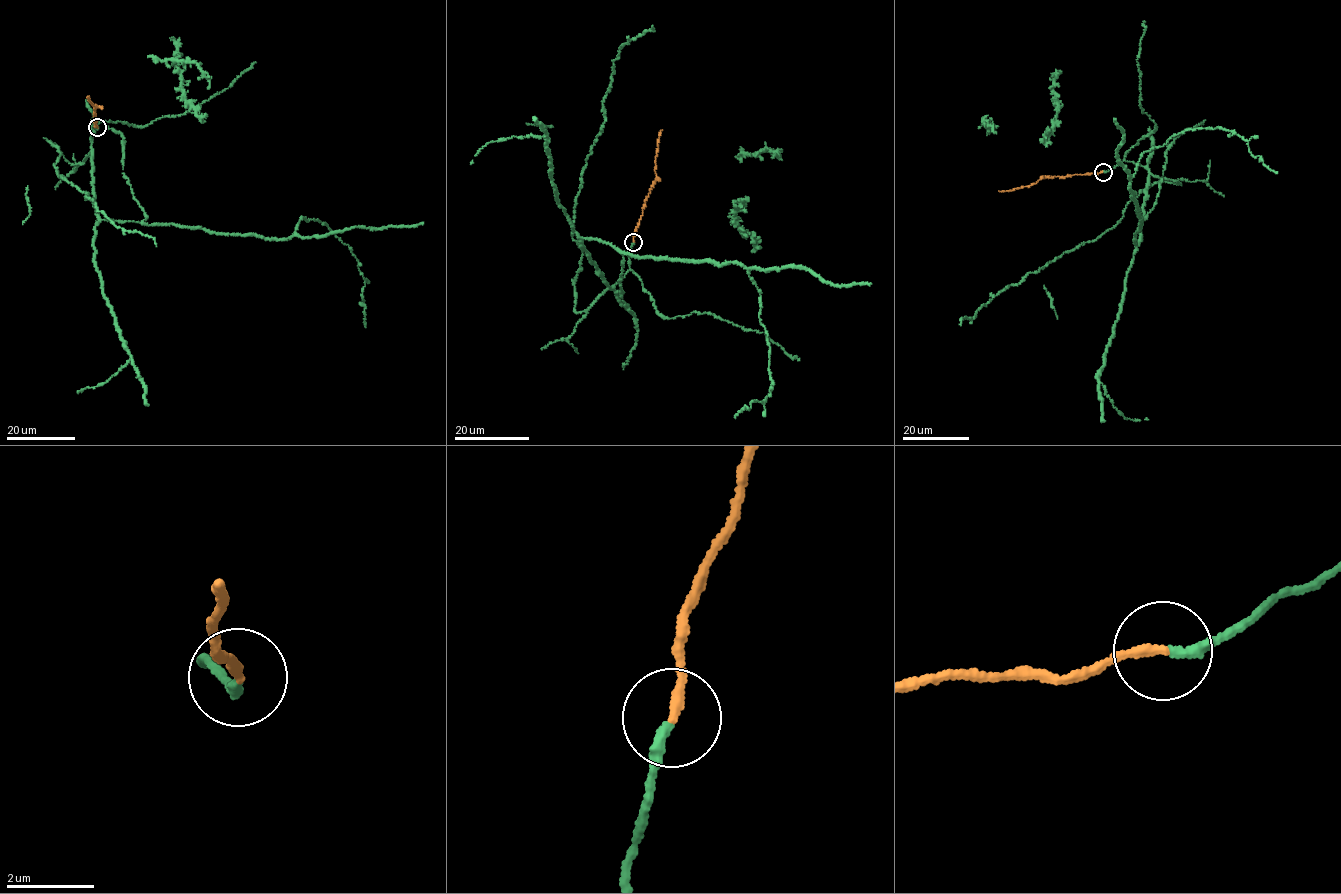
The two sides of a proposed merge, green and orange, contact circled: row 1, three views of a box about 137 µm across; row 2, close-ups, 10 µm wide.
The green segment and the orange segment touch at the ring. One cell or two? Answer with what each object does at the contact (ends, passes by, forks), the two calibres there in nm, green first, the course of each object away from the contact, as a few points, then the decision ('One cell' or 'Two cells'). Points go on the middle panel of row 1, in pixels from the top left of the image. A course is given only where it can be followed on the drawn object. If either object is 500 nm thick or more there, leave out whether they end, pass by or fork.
At the ring green ends. At the ring orange ends. Thickness 240 nm (green) against 200 nm. Course of green: (633, 243), (610, 288), (580, 245), (748, 270), (773, 382), (764, 404), (734, 417). Course of orange: (633, 242), (642, 210), (656, 177), (656, 156), (661, 130). One cell

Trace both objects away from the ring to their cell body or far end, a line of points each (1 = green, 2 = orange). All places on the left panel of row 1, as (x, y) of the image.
1: (97, 128), (92, 188), (102, 219), (267, 239), (295, 233), (301, 217), (317, 219), (359, 263), (365, 328)
2: (97, 128), (94, 116), (97, 106), (92, 104), (89, 97)

